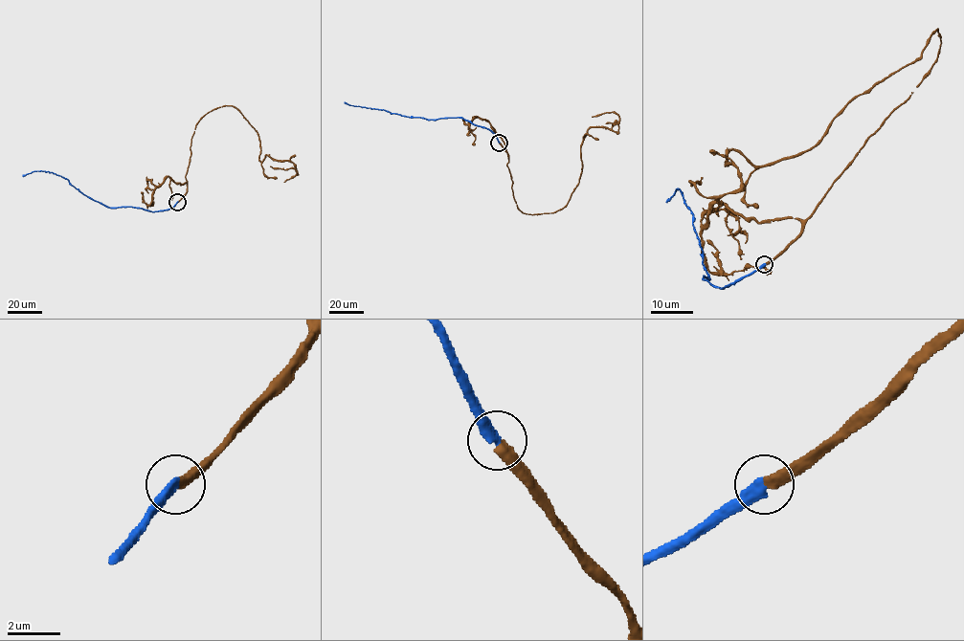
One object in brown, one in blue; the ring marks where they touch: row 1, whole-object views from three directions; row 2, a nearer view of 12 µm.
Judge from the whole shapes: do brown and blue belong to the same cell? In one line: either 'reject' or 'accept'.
accept

